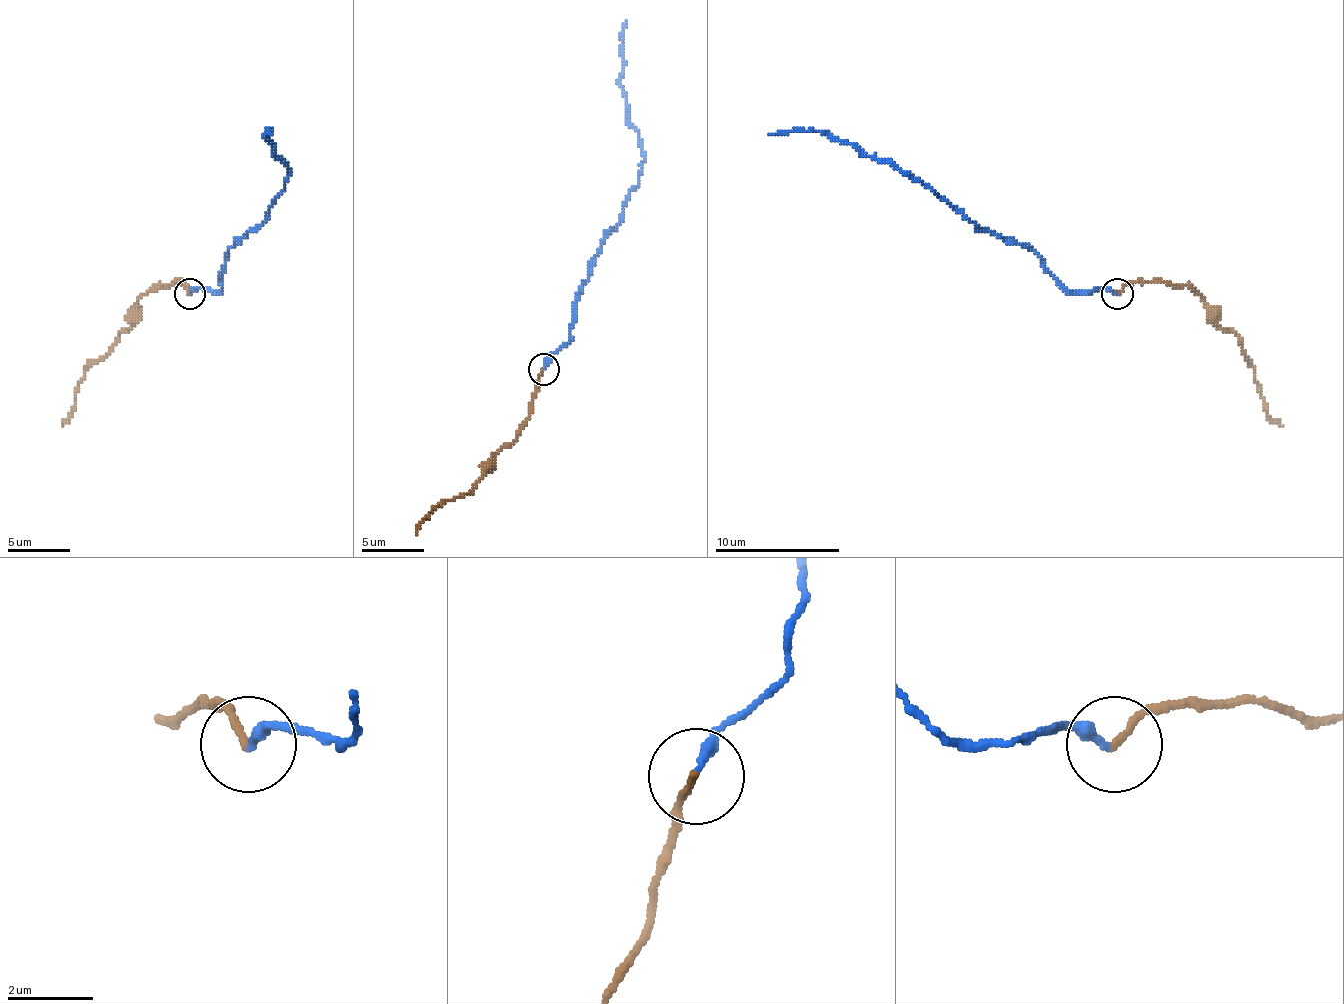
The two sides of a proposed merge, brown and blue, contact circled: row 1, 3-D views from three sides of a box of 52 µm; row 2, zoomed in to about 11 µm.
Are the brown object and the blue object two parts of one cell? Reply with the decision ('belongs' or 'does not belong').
belongs

